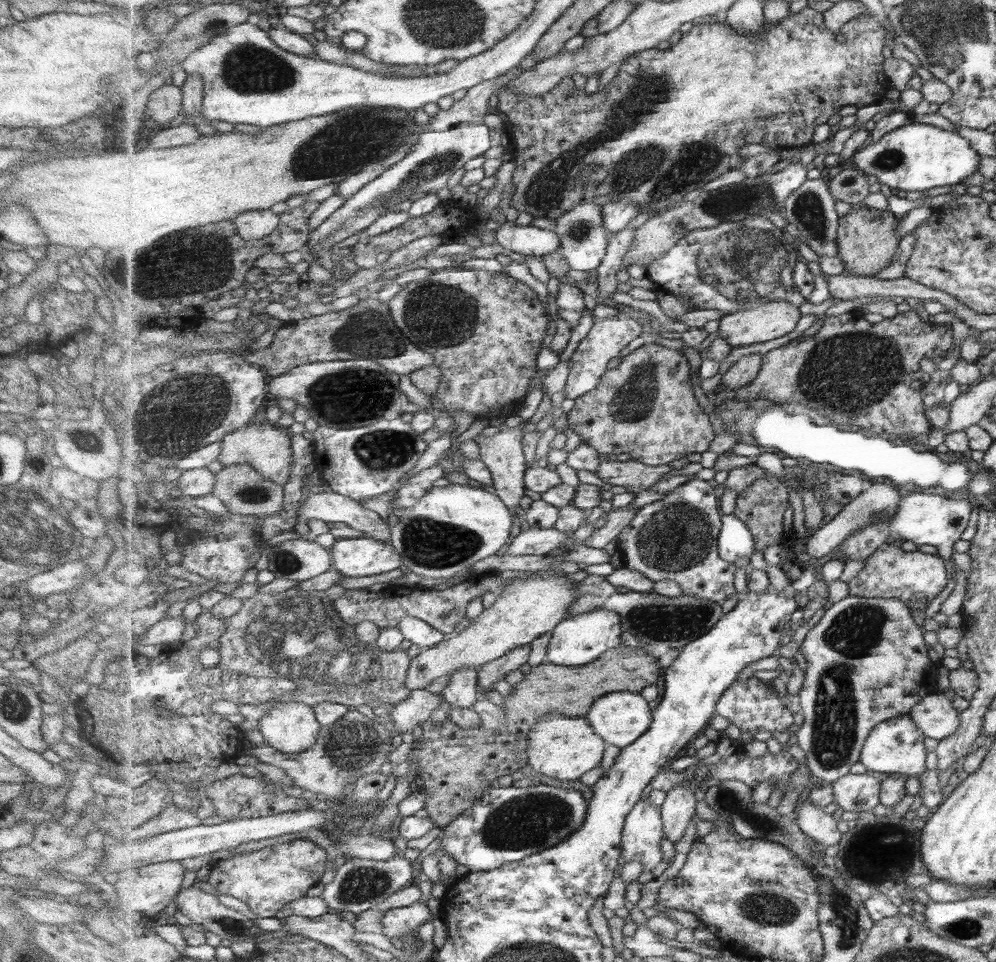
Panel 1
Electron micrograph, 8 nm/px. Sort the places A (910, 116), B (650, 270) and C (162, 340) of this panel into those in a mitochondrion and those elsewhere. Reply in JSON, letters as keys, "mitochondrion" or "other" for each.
{"A":"other","B":"other","C":"other"}

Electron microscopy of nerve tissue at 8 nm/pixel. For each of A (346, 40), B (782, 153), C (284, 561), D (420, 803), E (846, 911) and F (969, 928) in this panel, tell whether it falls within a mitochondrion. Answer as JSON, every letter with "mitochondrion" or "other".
{"A":"other","B":"other","C":"mitochondrion","D":"other","E":"mitochondrion","F":"mitochondrion"}

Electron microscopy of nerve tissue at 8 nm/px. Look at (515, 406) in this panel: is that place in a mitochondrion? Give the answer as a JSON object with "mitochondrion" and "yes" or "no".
{"mitochondrion":"no"}

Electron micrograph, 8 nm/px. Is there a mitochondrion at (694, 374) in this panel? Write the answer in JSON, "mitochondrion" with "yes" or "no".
{"mitochondrion":"no"}

